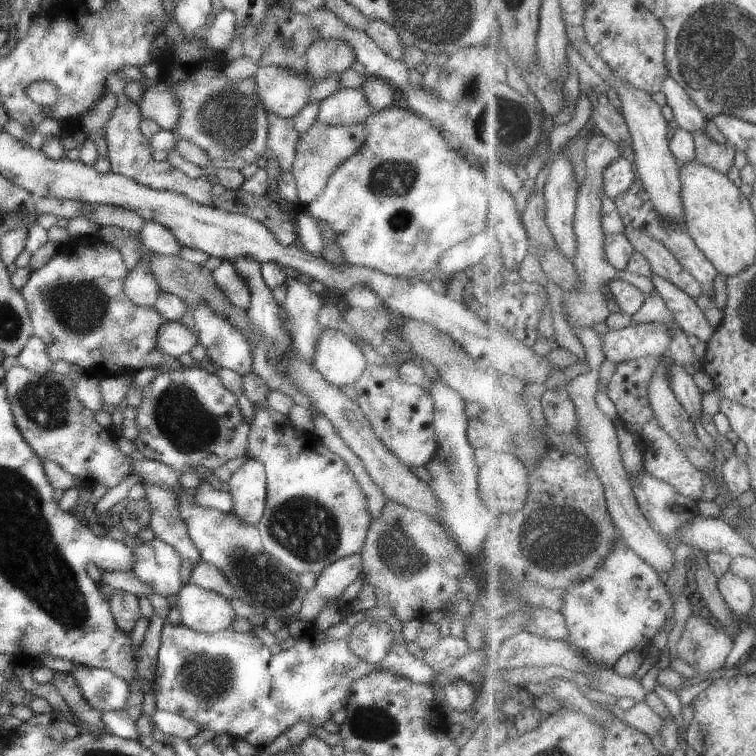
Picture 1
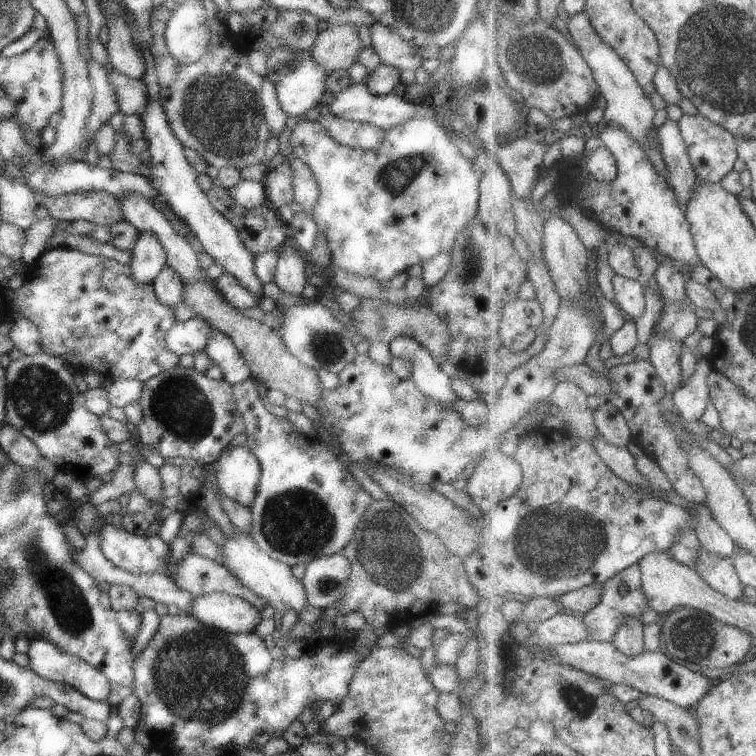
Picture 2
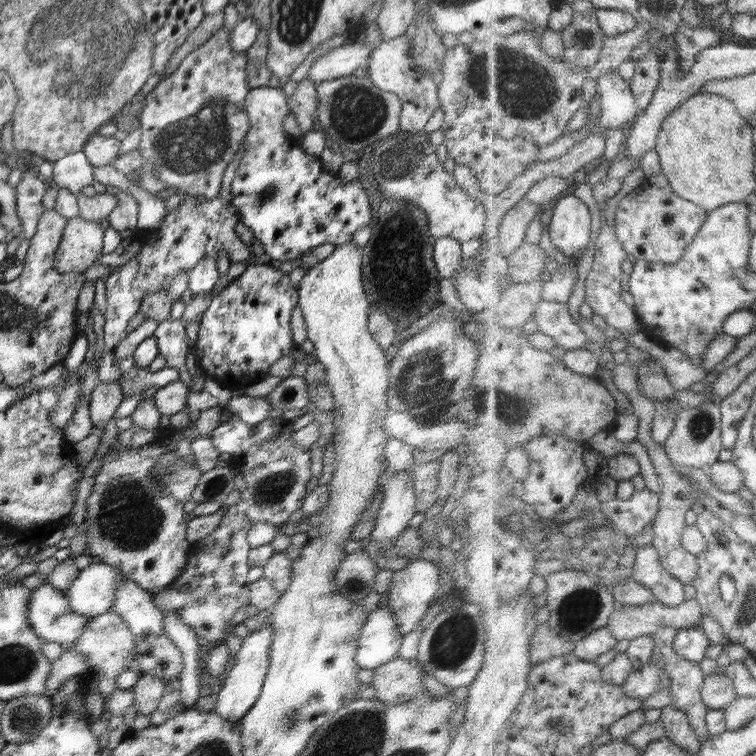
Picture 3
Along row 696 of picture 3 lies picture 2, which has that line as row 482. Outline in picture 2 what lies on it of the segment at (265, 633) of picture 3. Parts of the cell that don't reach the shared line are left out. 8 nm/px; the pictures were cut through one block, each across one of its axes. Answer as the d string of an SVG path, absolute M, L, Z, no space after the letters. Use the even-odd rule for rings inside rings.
M228 445L214 466L222 499L228 505L236 501L249 507L257 493L261 468L248 445Z

